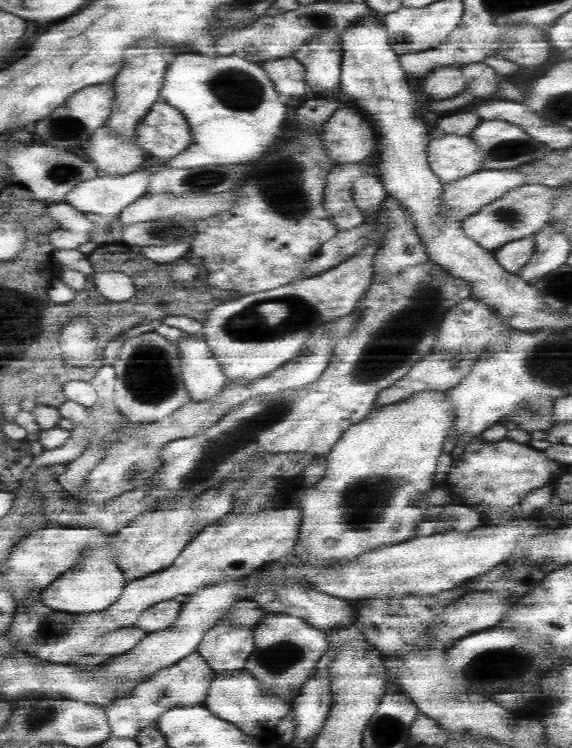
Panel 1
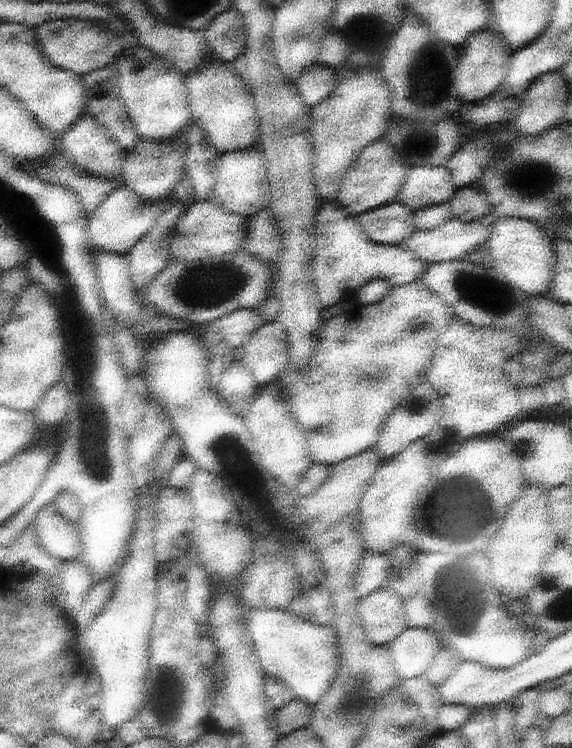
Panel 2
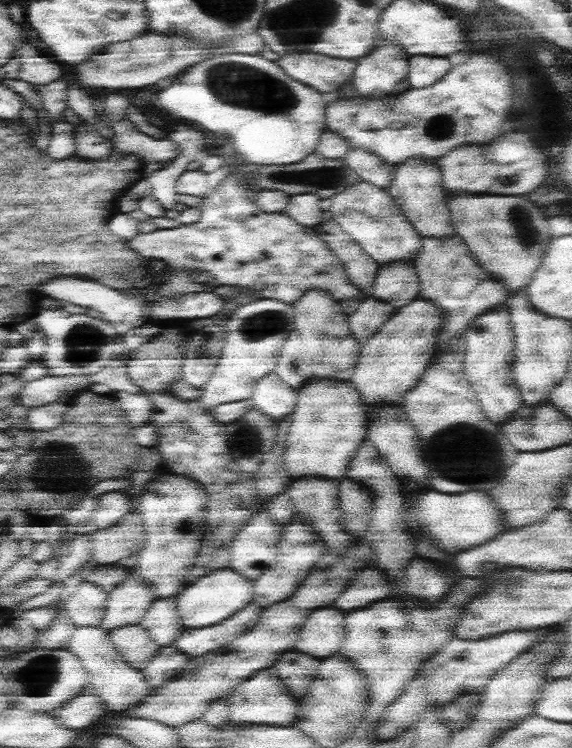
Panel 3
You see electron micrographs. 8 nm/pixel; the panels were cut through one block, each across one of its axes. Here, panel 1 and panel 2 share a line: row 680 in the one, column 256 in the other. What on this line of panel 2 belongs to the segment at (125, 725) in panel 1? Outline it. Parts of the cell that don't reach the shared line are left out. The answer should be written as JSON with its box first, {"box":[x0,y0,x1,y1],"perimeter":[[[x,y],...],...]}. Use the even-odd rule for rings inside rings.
{"box":[217,142,273,220],"perimeter":[[[261,142],[257,146],[251,146],[251,148],[245,148],[245,150],[223,154],[221,164],[223,164],[221,168],[225,168],[225,170],[221,170],[221,174],[225,178],[219,180],[217,192],[221,194],[221,200],[227,204],[227,208],[237,210],[237,216],[241,214],[241,218],[249,220],[257,212],[271,206],[273,192],[271,192],[271,182],[269,182],[269,174],[267,174],[267,160],[265,160]]]}

